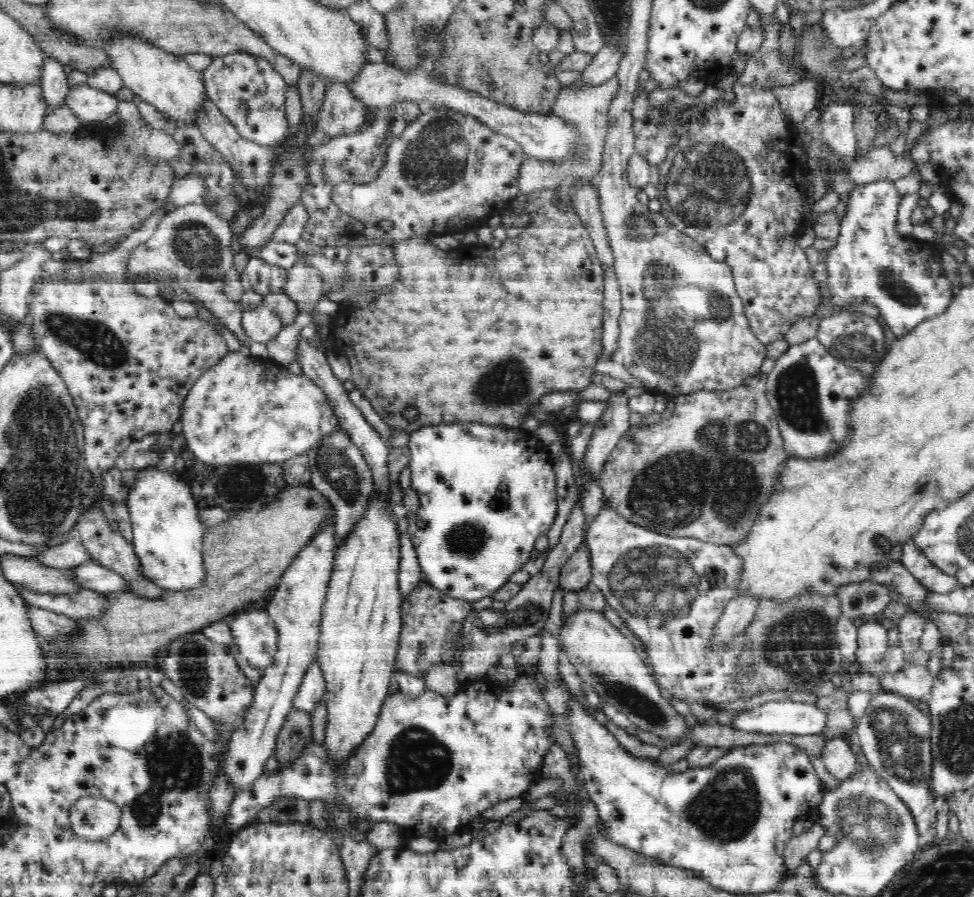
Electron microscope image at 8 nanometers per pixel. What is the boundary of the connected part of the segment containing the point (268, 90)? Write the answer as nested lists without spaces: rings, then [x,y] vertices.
[[[236,52],[214,57],[202,73],[206,98],[216,103],[242,138],[260,146],[278,146],[288,138],[285,107],[287,84],[270,62]]]

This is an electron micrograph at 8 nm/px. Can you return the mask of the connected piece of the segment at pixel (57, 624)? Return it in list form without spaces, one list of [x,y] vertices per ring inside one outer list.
[[[30,605],[26,611],[34,632],[44,640],[66,640],[74,632],[75,622],[69,616]]]

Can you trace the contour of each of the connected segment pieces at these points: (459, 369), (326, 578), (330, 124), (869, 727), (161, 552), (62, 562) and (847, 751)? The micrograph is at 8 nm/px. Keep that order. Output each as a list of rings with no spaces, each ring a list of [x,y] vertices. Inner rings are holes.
[[[538,189],[534,192],[520,193],[514,202],[509,204],[513,210],[518,210],[520,214],[530,214],[530,224],[518,238],[507,238],[499,248],[492,246],[488,250],[484,248],[484,254],[494,254],[496,256],[496,270],[502,270],[500,280],[496,278],[470,278],[470,280],[456,280],[444,284],[444,294],[434,292],[383,292],[366,307],[350,308],[345,304],[340,305],[336,314],[331,315],[329,329],[332,351],[344,356],[350,361],[352,367],[350,381],[356,384],[356,389],[365,395],[371,402],[374,410],[380,415],[382,420],[392,429],[402,429],[409,433],[418,430],[420,427],[436,426],[436,424],[454,424],[475,422],[489,425],[502,425],[510,429],[520,429],[524,419],[528,417],[530,406],[539,402],[540,397],[551,392],[577,393],[592,384],[594,376],[594,366],[600,356],[602,356],[602,334],[603,334],[603,300],[605,297],[604,269],[600,258],[597,256],[595,246],[586,230],[585,224],[580,220],[574,207],[563,201],[554,192],[554,189]],[[430,294],[434,294],[436,302],[430,302]],[[408,406],[418,408],[418,418],[414,422],[402,417],[402,410]]]
[[[330,524],[286,568],[285,574],[278,580],[273,600],[263,604],[274,621],[278,642],[271,665],[262,671],[262,678],[255,688],[246,716],[228,745],[224,767],[229,780],[238,787],[238,792],[246,790],[264,773],[266,760],[275,752],[284,720],[293,709],[294,696],[303,681],[303,676],[313,663],[312,660],[316,660],[318,636],[321,635],[320,618],[332,574],[335,544],[336,527]]]
[[[330,82],[318,116],[304,118],[304,124],[314,124],[316,131],[324,132],[332,138],[342,134],[358,133],[366,124],[366,106],[356,98],[344,84]]]
[[[879,690],[869,702],[865,719],[855,724],[856,734],[860,736],[867,764],[877,772],[906,804],[916,823],[921,846],[934,844],[938,800],[932,798],[930,779],[932,774],[931,718],[907,697],[894,692]]]
[[[148,466],[137,475],[134,488],[127,492],[125,506],[130,511],[130,521],[133,529],[132,545],[136,556],[142,565],[144,575],[160,588],[170,589],[174,592],[184,592],[193,589],[203,581],[203,541],[206,532],[202,525],[199,505],[196,503],[190,486],[170,472]]]
[[[70,540],[64,544],[42,547],[33,559],[50,568],[73,569],[91,560],[84,545]]]
[[[833,734],[833,738],[827,740],[826,748],[820,757],[828,772],[838,780],[846,780],[848,776],[852,776],[860,770],[860,763],[856,759],[856,755],[852,753],[850,745],[837,738],[837,734]]]

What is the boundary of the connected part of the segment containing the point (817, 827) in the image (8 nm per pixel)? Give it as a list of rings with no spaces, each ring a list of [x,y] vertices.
[[[814,823],[806,832],[798,836],[790,836],[783,850],[785,876],[792,877],[794,872],[806,858],[806,855],[818,847],[819,840],[826,835],[826,829],[820,823]]]

